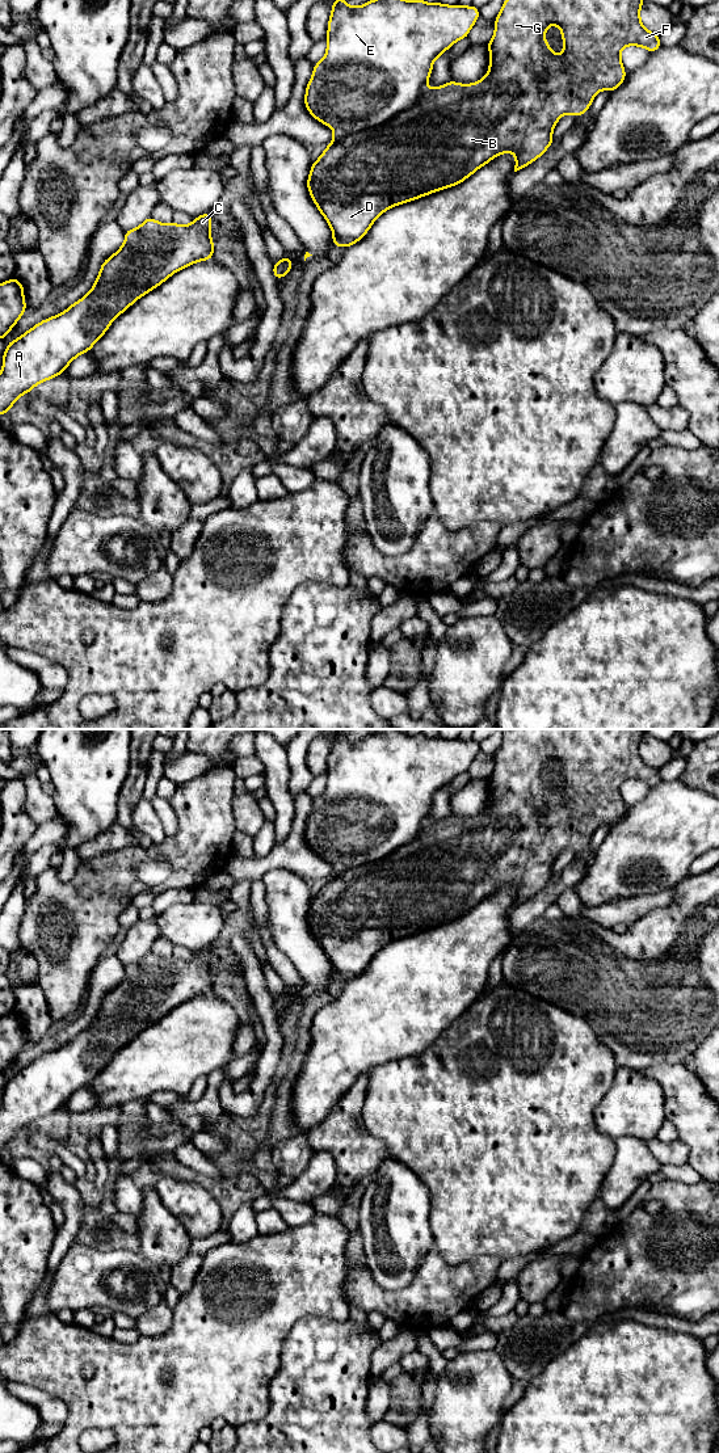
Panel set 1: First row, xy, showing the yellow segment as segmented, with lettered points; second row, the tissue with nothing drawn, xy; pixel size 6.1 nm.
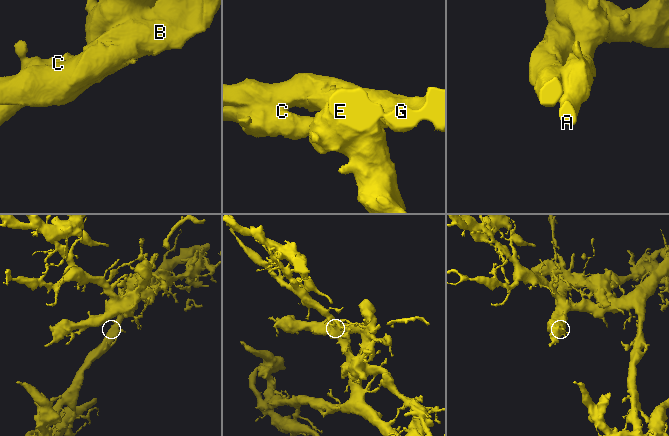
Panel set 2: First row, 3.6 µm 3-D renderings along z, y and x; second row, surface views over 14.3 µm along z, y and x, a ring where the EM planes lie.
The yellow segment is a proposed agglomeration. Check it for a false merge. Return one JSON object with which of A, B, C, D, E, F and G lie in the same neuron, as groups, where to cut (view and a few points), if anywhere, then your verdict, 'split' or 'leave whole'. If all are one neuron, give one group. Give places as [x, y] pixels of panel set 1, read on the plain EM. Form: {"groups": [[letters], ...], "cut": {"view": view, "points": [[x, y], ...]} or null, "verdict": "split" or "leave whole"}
{"groups": [["A", "C", "E"], ["B", "D", "F", "G"]], "cut": {"view": "xy", "points": [[428, 824], [411, 841], [387, 855], [333, 875]]}, "verdict": "split"}

